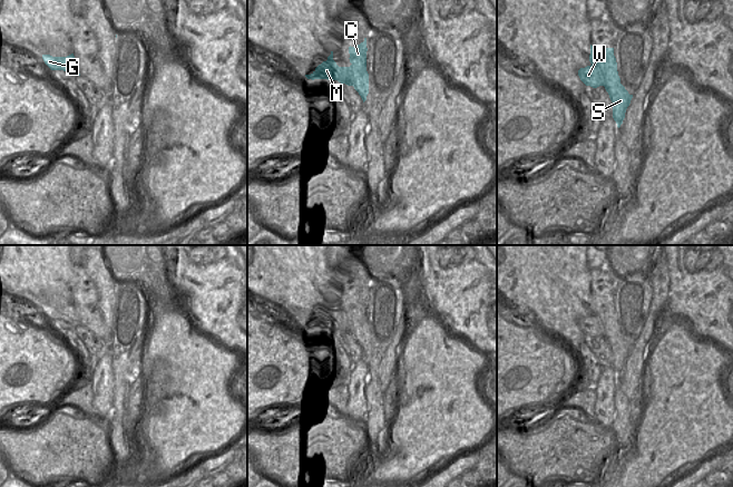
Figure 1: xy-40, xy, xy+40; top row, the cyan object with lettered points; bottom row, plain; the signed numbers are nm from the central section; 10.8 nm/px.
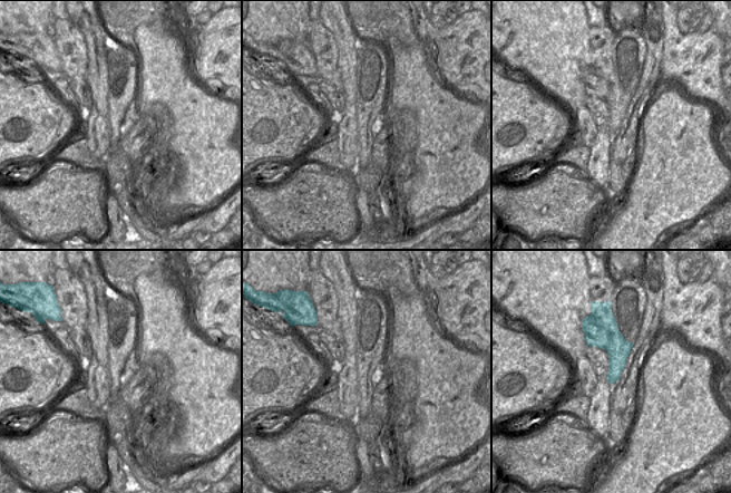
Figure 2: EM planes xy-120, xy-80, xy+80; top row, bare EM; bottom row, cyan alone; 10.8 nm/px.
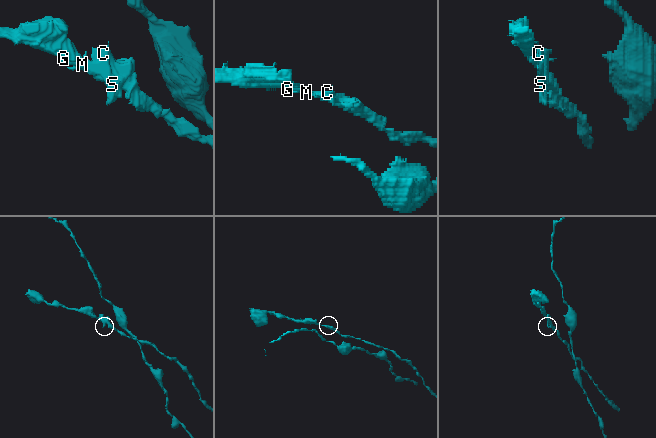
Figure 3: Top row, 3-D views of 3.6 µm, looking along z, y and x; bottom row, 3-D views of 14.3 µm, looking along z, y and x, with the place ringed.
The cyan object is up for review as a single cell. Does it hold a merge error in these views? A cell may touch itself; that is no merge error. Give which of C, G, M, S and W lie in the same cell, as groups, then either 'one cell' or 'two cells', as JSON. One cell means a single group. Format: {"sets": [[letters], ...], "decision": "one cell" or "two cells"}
{"sets": [["C", "G", "M", "S", "W"]], "decision": "one cell"}

